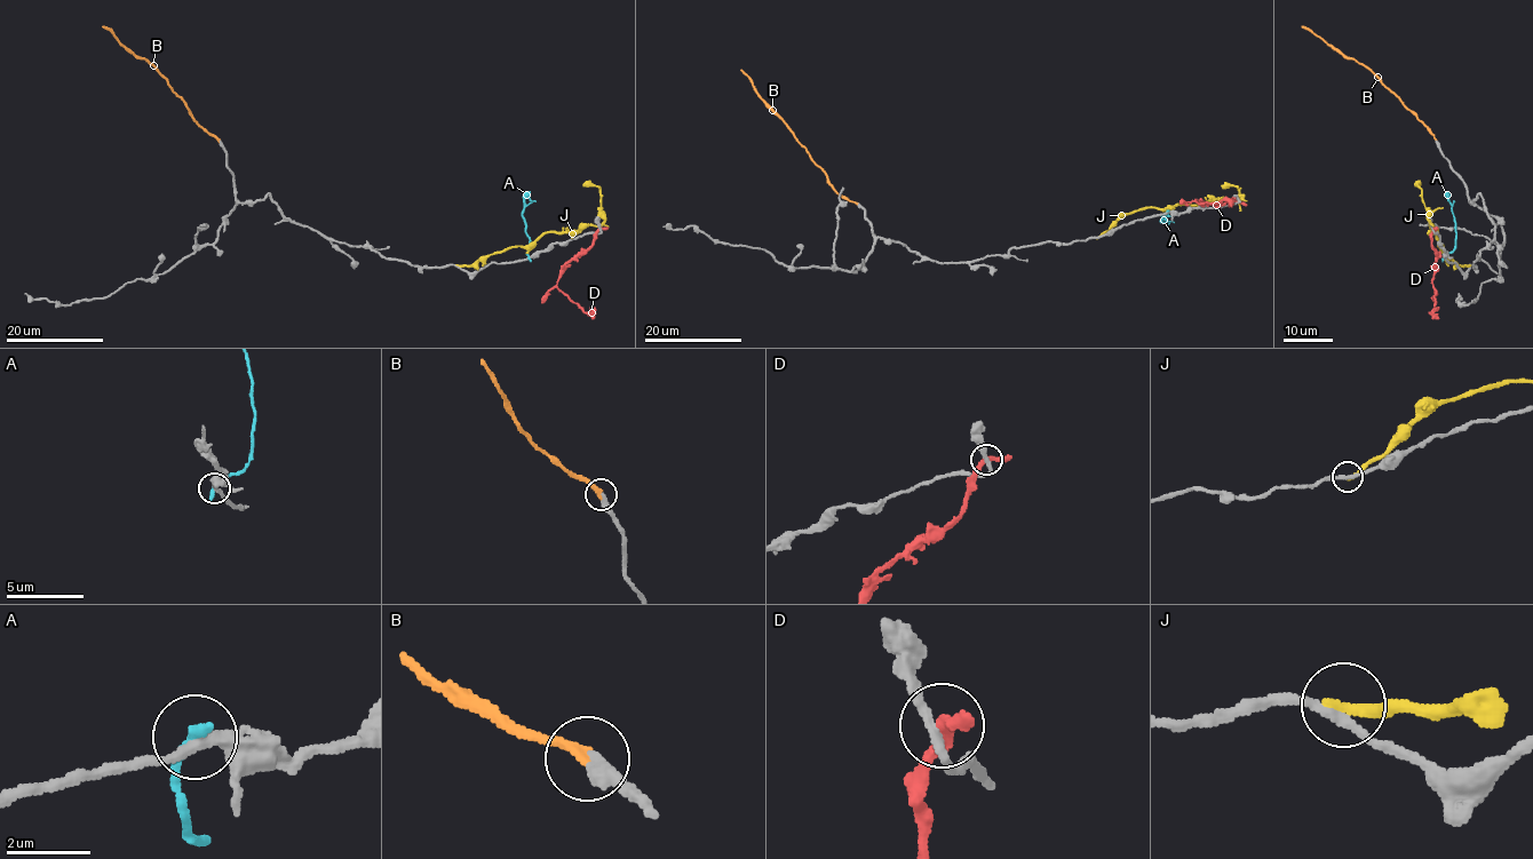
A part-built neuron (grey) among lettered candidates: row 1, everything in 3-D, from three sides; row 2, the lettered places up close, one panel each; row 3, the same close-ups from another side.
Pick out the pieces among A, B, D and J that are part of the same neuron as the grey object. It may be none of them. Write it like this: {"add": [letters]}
{"add": ["B"]}

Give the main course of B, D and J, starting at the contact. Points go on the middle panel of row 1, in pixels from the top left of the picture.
B: (857, 204), (846, 199), (833, 188), (828, 176), (740, 69)
D: (1238, 201), (1232, 199), (1207, 204), (1196, 200), (1232, 201), (1229, 207)
J: (1097, 237), (1125, 215), (1145, 208), (1202, 205), (1215, 199), (1238, 200), (1242, 196), (1236, 185), (1222, 189)

